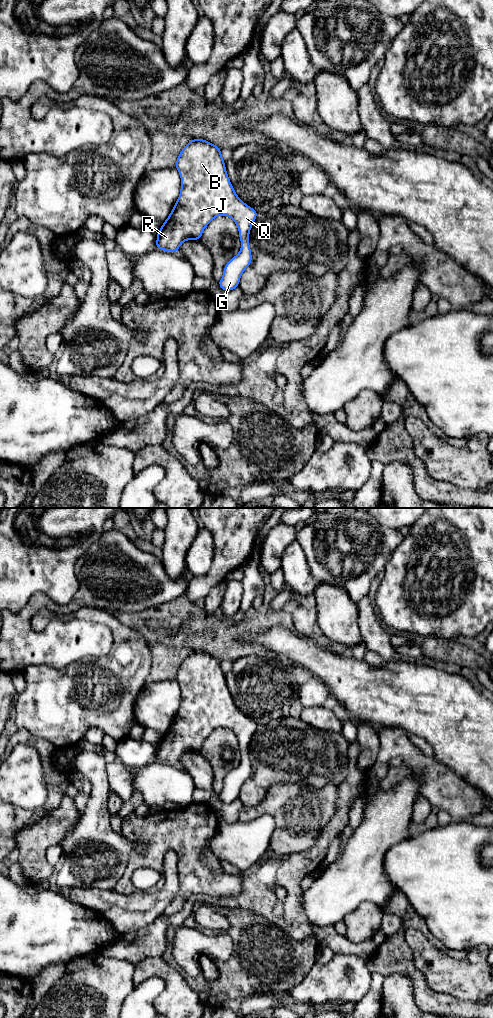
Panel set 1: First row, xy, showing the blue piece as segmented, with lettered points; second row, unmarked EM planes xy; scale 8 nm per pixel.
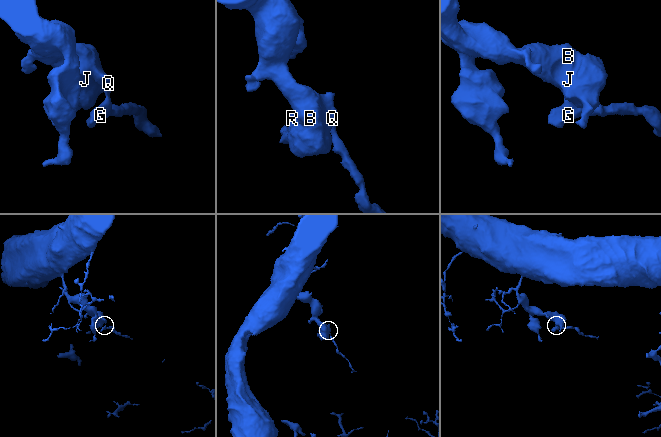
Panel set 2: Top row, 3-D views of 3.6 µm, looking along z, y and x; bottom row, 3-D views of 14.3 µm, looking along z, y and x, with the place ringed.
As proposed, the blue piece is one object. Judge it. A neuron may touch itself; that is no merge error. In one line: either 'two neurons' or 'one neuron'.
one neuron

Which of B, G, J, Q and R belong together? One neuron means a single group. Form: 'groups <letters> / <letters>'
groups B G J Q R

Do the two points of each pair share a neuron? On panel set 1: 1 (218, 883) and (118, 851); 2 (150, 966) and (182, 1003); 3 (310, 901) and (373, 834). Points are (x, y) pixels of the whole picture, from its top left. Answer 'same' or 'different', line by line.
1: different
2: same
3: same

